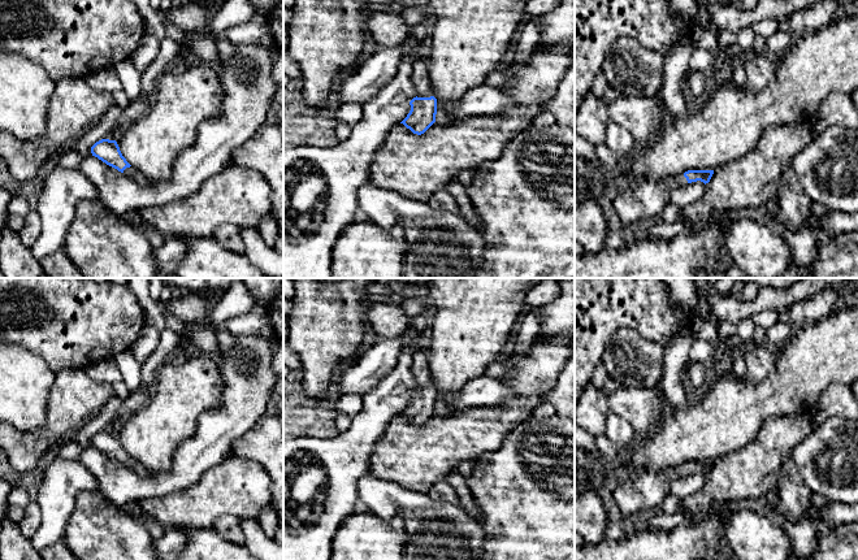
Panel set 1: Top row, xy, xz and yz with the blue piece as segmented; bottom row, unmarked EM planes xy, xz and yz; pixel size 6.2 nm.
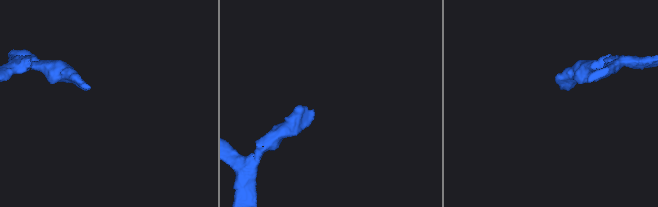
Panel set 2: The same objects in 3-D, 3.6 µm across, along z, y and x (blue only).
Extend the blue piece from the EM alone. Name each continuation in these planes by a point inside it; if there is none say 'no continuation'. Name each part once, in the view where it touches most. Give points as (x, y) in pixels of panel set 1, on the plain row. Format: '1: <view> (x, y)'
1: xz (420, 369)

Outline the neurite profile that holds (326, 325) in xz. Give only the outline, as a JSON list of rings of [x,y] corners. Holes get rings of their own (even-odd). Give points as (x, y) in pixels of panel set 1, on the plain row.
[[[294,278],[295,295],[292,300],[292,312],[287,318],[289,344],[298,355],[302,370],[302,386],[308,396],[315,399],[326,399],[328,386],[335,368],[344,360],[354,360],[365,329],[365,312],[372,300],[369,285],[376,278]]]

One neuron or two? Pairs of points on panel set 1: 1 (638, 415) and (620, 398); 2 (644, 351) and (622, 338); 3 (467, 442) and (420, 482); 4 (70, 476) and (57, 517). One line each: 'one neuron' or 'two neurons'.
1: one neuron
2: one neuron
3: one neuron
4: one neuron

